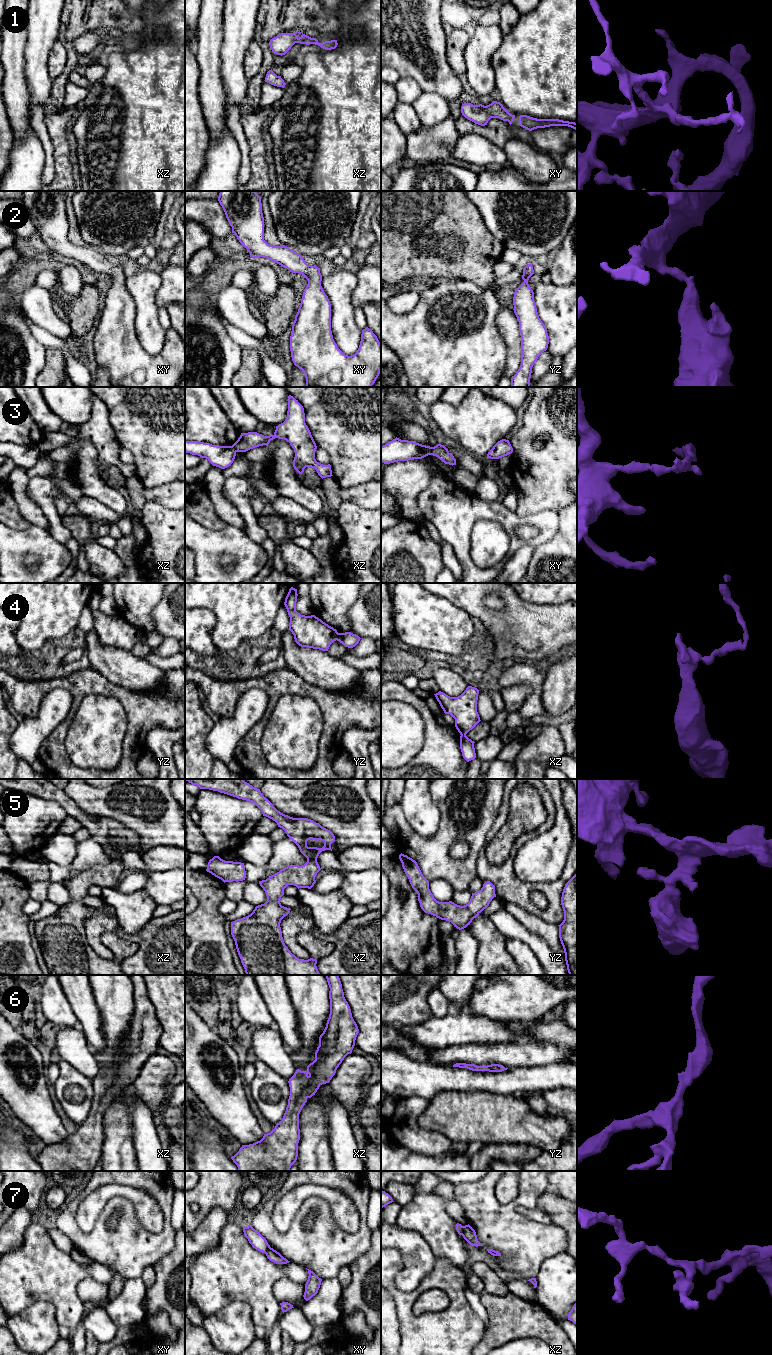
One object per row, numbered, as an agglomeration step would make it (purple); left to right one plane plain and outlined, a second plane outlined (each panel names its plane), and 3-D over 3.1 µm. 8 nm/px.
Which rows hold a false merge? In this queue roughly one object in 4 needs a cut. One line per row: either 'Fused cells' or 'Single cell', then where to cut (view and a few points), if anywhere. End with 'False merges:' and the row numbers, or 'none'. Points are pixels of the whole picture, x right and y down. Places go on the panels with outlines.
1: Single cell. No split
2: Single cell. No split
3: Fused cells. Split along xy (431, 447), (429, 454)
4: Fused cells. Split along yz (338, 633), (336, 639)
5: Single cell. No split
6: Single cell. No split
7: Fused cells. Split along xz (463, 1226), (462, 1235)
False merges: 3, 4, 7

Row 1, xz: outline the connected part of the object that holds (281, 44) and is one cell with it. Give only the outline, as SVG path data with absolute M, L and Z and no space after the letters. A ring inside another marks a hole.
M302 32L281 33L269 42L272 52L277 55L285 55L295 43L306 45L315 44L325 50L335 49L338 45L337 40L319 43L316 38L311 38Z

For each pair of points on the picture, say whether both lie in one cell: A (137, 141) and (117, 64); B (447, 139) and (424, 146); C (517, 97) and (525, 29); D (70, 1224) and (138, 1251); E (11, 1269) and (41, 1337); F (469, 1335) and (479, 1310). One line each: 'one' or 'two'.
A: one
B: one
C: one
D: one
E: two
F: two

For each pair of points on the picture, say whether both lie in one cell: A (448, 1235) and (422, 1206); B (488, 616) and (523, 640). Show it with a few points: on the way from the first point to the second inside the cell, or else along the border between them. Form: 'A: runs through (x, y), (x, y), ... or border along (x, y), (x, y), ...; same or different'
A: runs through (441, 1228), (426, 1213); same
B: runs through (497, 622), (508, 625), (514, 631); same

